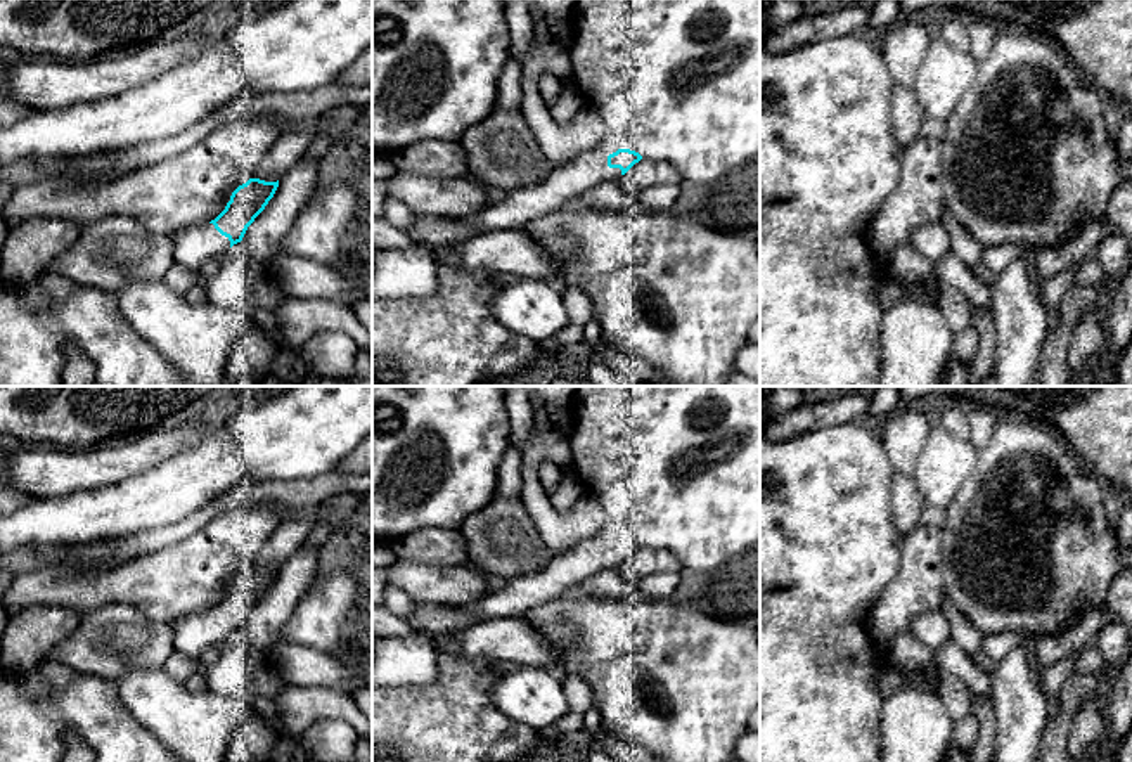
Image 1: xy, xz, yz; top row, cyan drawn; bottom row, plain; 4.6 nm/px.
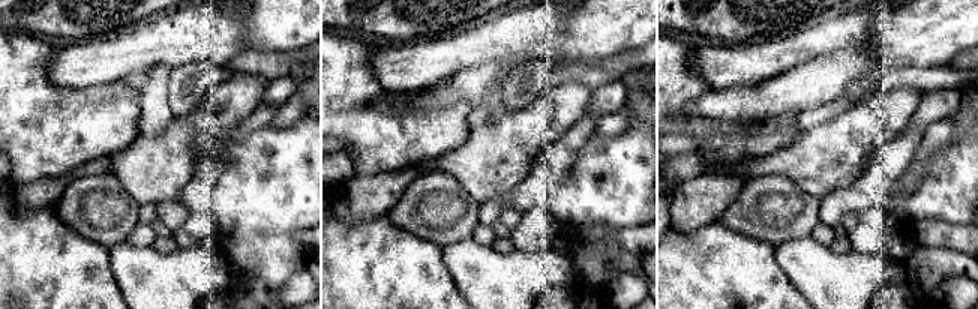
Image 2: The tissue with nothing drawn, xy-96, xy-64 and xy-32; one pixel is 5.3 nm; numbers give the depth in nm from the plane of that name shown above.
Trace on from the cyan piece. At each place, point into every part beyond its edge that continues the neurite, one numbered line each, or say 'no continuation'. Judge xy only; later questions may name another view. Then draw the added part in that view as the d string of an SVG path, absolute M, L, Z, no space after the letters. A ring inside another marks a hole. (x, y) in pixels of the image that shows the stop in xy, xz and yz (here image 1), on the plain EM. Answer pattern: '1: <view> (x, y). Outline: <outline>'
1: xy (191, 634). Outline: M213 611L190 613L171 623L173 651L199 658L209 646L220 646L230 636L228 625L222 623Z

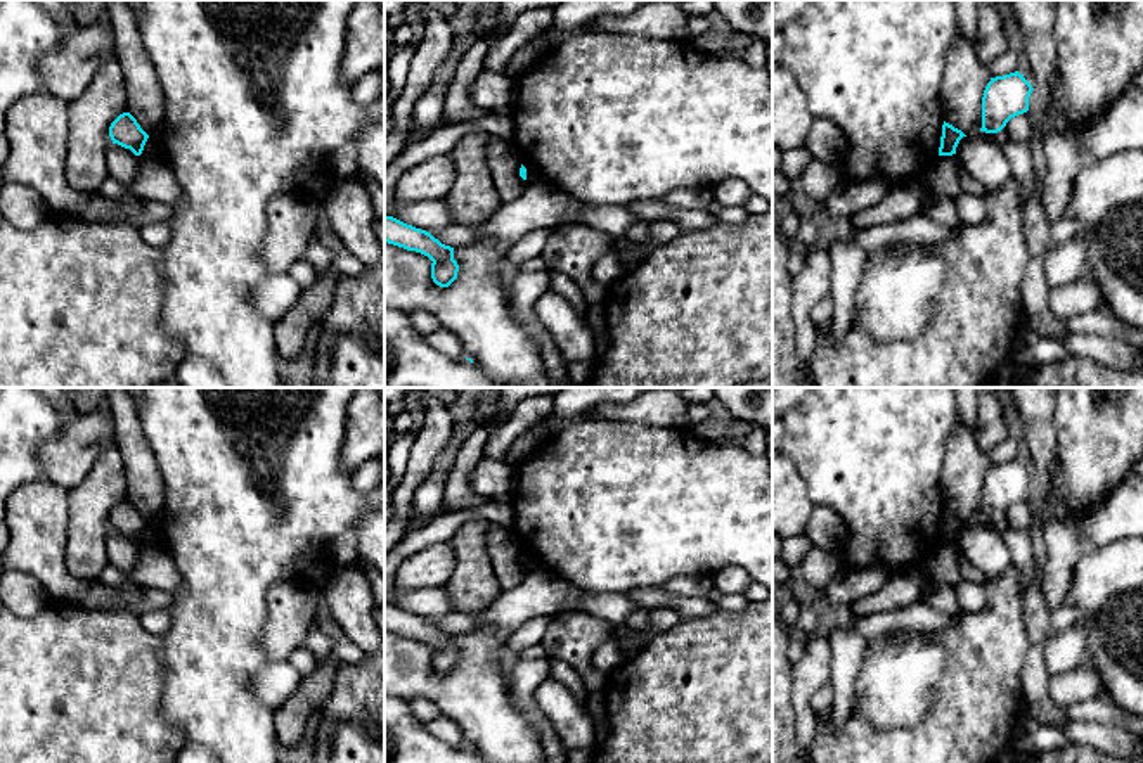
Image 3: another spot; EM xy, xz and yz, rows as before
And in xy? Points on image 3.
no continuation

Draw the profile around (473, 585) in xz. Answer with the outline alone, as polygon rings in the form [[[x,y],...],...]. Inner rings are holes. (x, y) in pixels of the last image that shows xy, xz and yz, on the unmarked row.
[[[469,517],[449,542],[455,571],[443,585],[457,612],[481,614],[502,592],[485,540],[485,521]]]

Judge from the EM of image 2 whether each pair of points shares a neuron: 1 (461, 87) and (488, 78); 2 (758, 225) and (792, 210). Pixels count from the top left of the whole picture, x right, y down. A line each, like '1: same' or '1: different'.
1: same
2: same

